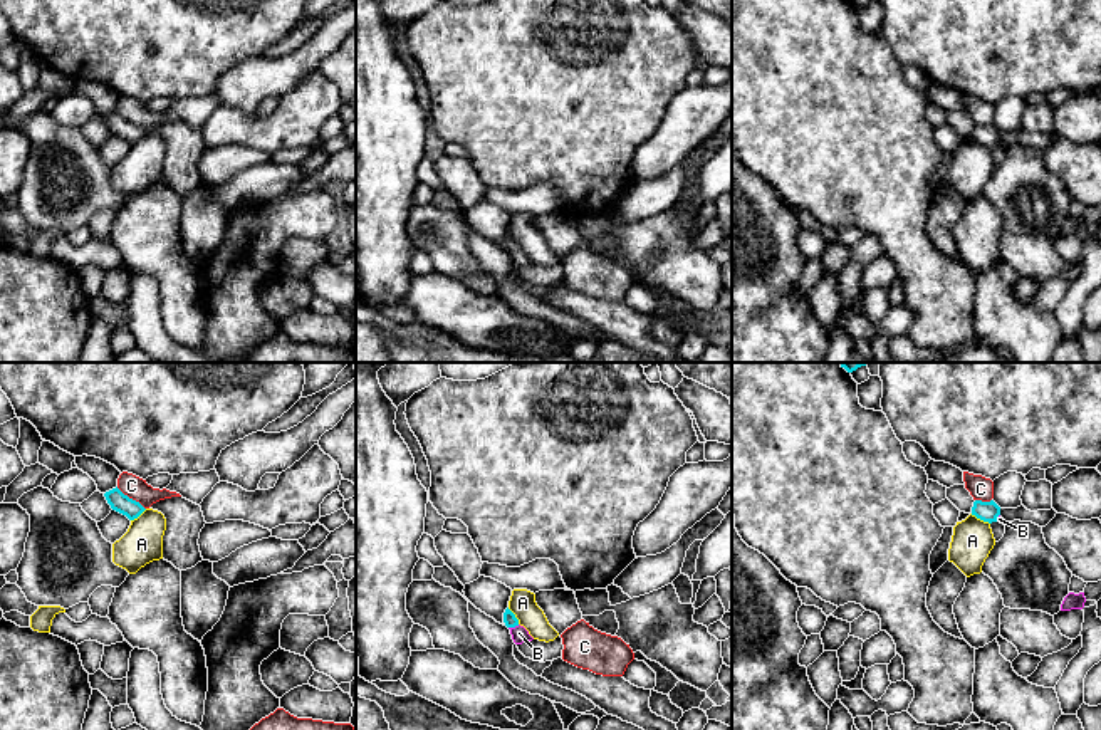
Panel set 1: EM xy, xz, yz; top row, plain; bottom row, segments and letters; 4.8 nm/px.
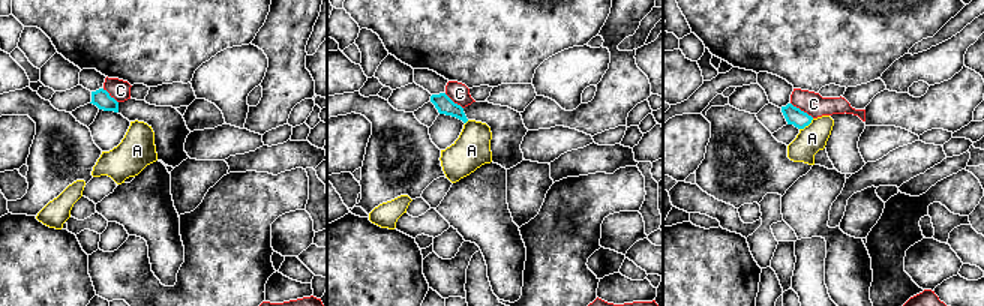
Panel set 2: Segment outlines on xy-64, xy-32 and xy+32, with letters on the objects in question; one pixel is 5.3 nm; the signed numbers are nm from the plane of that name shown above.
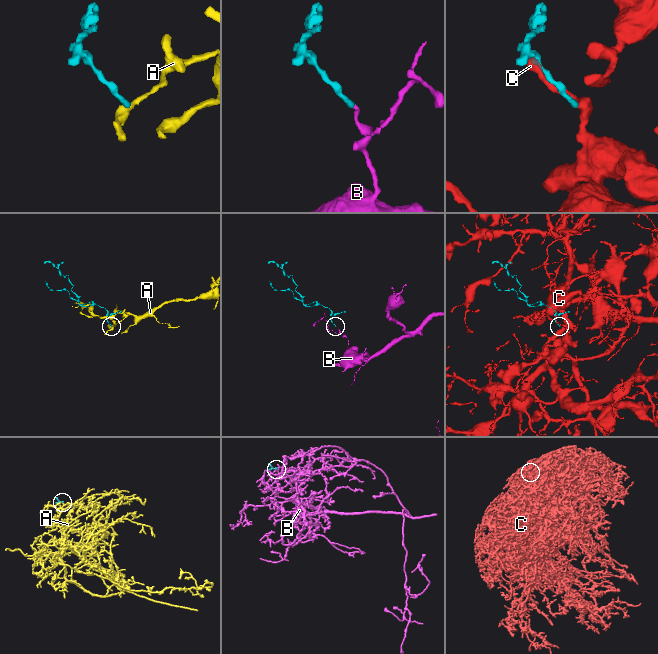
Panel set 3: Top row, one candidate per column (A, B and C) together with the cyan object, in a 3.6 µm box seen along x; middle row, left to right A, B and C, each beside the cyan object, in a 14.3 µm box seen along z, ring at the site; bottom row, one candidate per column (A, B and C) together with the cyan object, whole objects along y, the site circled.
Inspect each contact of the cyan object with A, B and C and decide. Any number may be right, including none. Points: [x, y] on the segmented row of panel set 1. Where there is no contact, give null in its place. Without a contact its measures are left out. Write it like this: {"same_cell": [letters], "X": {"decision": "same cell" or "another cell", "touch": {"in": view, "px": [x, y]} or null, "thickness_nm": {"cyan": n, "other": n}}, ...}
{"same_cell": ["B"], "A": {"decision": "another cell", "touch": {"in": "yz", "px": [980, 519]}, "thickness_nm": {"cyan": 100, "other": 200}}, "B": {"decision": "same cell", "touch": {"in": "xz", "px": [514, 626]}, "thickness_nm": {"cyan": 60, "other": 80}}, "C": {"decision": "another cell", "touch": {"in": "xy", "px": [131, 499]}, "thickness_nm": {"cyan": 90, "other": 110}}}

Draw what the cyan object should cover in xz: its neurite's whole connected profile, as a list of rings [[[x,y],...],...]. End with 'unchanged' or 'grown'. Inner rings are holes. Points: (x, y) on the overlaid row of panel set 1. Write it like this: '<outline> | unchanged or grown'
[[[509,607],[504,613],[504,623],[510,629],[510,634],[512,634],[512,639],[515,644],[522,644],[522,643],[534,639],[529,634],[529,631],[519,624],[519,619],[515,618],[515,614]]] | grown

